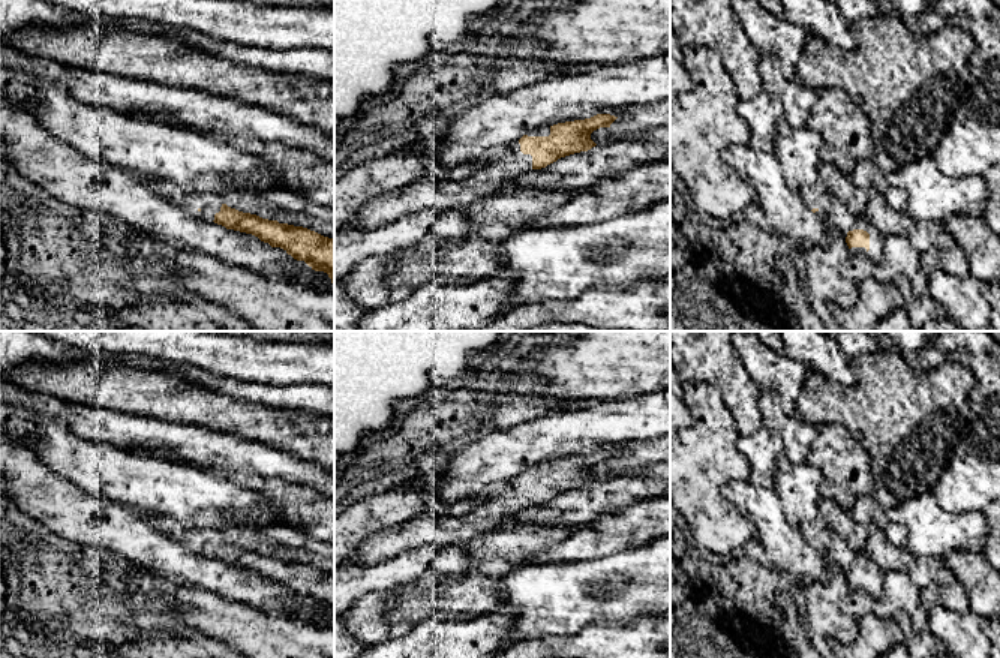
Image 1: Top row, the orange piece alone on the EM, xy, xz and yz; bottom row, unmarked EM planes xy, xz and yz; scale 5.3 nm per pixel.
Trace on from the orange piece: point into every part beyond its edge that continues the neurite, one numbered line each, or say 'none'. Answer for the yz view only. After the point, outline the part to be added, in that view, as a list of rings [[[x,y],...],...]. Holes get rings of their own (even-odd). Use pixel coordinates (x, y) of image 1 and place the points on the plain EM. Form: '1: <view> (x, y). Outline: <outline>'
1: yz (832, 547). Outline: [[[822,523],[802,528],[802,535],[807,544],[817,546],[816,552],[823,558],[825,562],[838,564],[844,576],[849,567],[867,567],[870,570],[870,585],[852,583],[850,589],[864,591],[874,600],[880,597],[885,571],[874,561],[867,558],[864,552],[852,550],[837,532]]]

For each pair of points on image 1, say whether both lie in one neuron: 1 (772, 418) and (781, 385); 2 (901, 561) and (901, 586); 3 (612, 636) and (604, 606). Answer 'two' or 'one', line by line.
1: two
2: two
3: two

